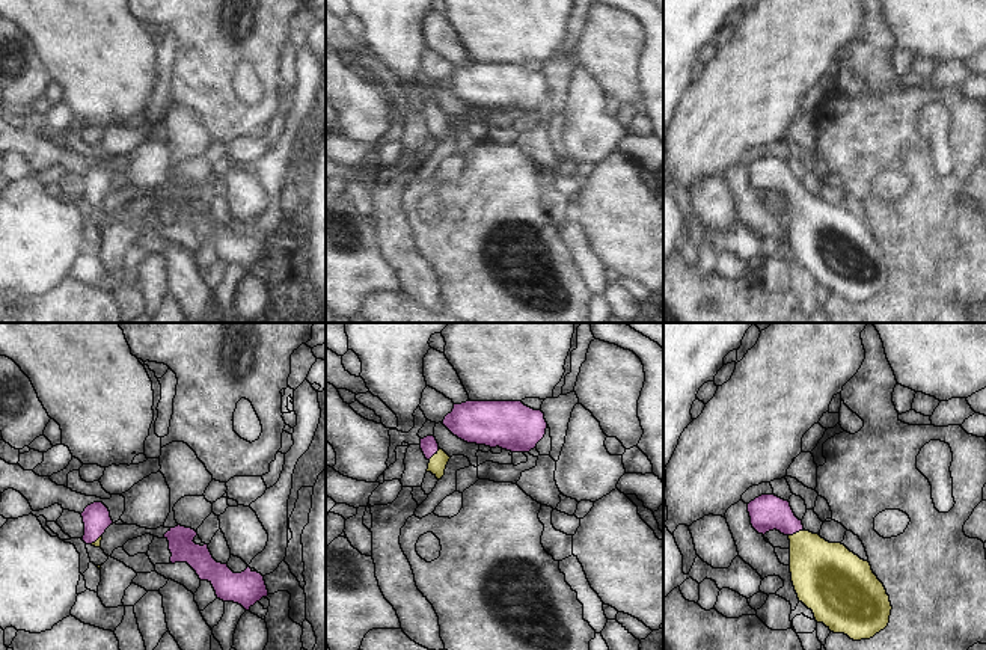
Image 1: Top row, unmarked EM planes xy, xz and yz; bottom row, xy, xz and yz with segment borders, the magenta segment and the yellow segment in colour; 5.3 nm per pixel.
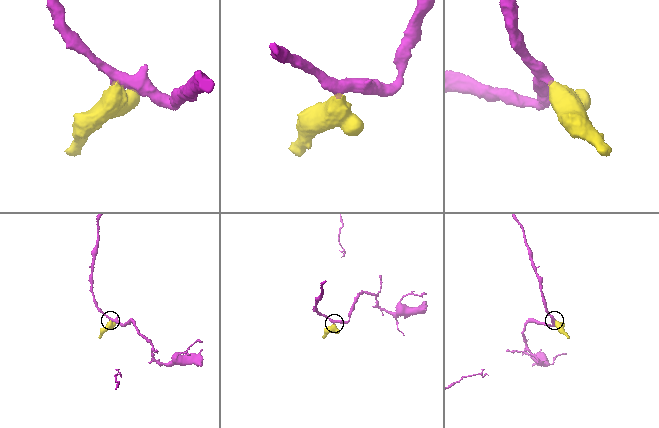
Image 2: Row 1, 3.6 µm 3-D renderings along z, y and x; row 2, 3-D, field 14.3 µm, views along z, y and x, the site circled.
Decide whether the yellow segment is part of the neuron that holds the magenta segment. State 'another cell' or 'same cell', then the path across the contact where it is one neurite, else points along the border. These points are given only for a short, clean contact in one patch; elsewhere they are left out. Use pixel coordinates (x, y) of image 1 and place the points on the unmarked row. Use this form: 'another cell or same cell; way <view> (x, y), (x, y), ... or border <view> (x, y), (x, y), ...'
same cell; way yz (768, 174), (777, 175), (796, 193), (820, 233)

